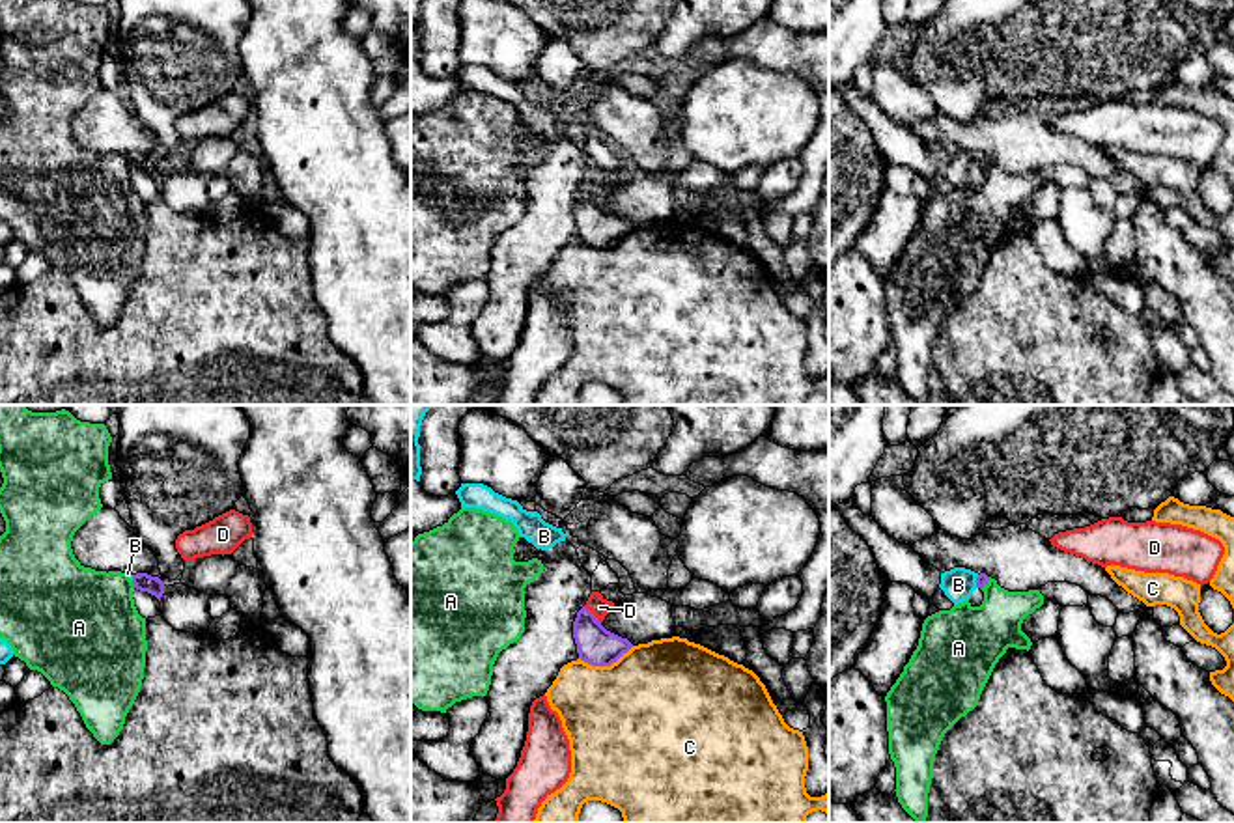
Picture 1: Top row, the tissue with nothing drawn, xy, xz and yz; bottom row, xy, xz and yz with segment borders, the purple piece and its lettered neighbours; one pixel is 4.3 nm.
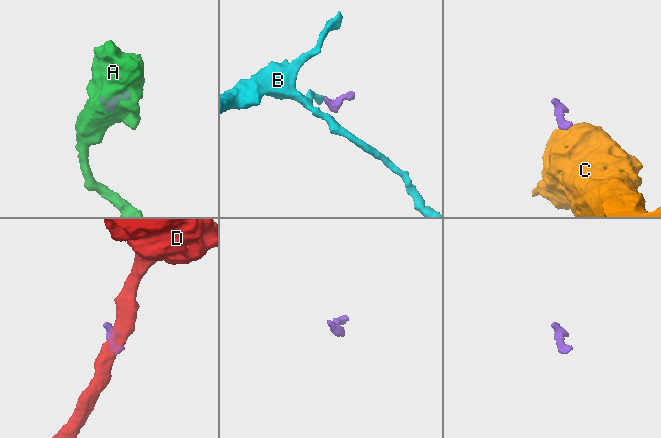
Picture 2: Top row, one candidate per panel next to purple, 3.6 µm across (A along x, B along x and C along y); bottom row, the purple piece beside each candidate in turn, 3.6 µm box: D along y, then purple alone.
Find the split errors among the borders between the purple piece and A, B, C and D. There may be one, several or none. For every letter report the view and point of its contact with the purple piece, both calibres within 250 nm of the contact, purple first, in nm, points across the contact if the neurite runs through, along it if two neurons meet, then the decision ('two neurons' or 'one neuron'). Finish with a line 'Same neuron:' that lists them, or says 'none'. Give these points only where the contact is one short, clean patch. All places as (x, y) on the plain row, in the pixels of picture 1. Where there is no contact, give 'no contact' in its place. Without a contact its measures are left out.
A: xy (133, 165) | 80/420 nm | along xy (131, 163), (135, 168) | two neurons
B: yz (977, 163) | 50/140 nm | across yz (982, 161), (977, 163), (958, 167) | one neuron
C: xz (605, 247) | 160/480 nm | along xz (633, 228), (609, 247), (588, 247), (579, 241) | two neurons
D: xz (592, 196) | 160/90 nm | along xz (583, 189), (600, 206) | two neurons
Same neuron: B

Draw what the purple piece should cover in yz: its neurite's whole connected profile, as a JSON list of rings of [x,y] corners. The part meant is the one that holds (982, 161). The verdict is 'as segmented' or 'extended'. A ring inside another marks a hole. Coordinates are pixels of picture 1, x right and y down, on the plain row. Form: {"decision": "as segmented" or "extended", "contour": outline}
{"decision": "extended", "contour": [[[954,149],[950,153],[941,155],[939,170],[945,177],[954,185],[960,187],[967,183],[976,170],[984,170],[989,159],[986,155],[975,155],[965,149]]]}

